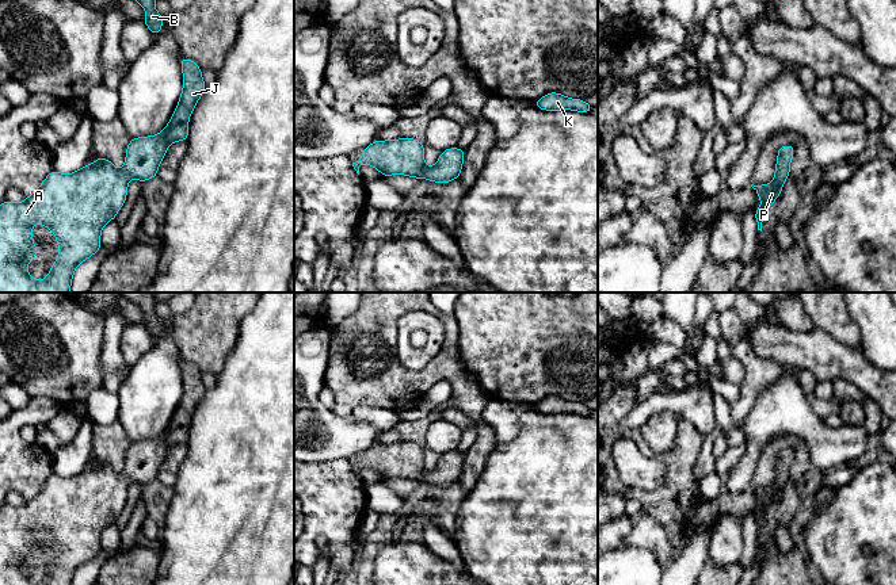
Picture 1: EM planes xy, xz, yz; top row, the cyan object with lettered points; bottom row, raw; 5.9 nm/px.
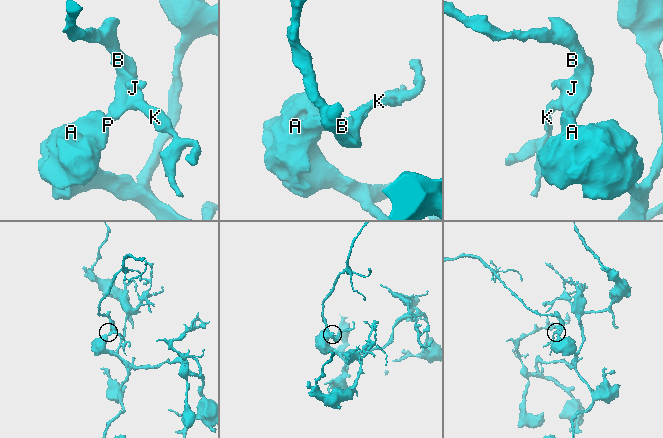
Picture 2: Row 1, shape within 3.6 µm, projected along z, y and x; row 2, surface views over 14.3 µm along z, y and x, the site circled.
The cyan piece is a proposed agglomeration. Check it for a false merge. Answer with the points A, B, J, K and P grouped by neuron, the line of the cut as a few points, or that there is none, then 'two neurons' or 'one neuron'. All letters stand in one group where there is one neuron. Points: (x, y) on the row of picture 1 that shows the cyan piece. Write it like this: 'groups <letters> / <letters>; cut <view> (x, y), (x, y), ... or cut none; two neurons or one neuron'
groups A B J K P; cut none; one neuron

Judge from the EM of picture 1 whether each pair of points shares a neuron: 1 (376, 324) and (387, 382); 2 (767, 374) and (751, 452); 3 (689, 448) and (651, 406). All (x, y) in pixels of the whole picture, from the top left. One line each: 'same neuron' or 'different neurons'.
1: same neuron
2: different neurons
3: different neurons

